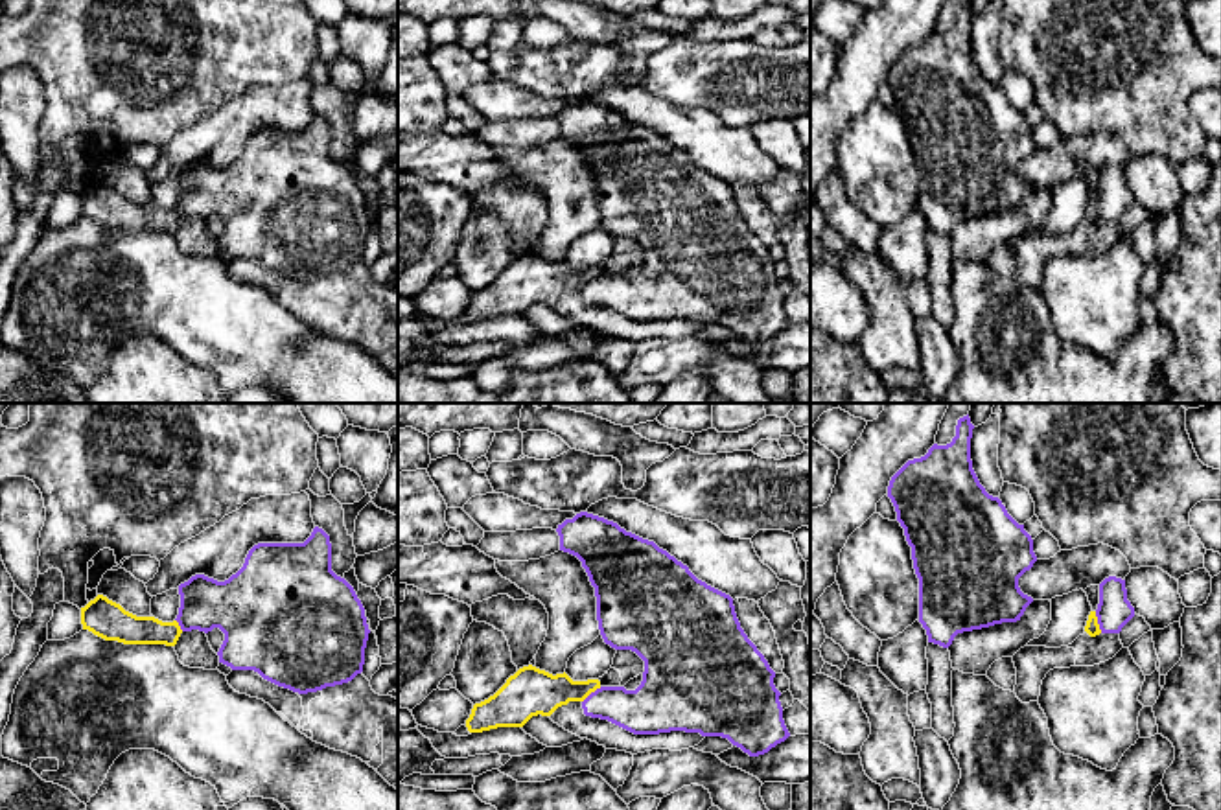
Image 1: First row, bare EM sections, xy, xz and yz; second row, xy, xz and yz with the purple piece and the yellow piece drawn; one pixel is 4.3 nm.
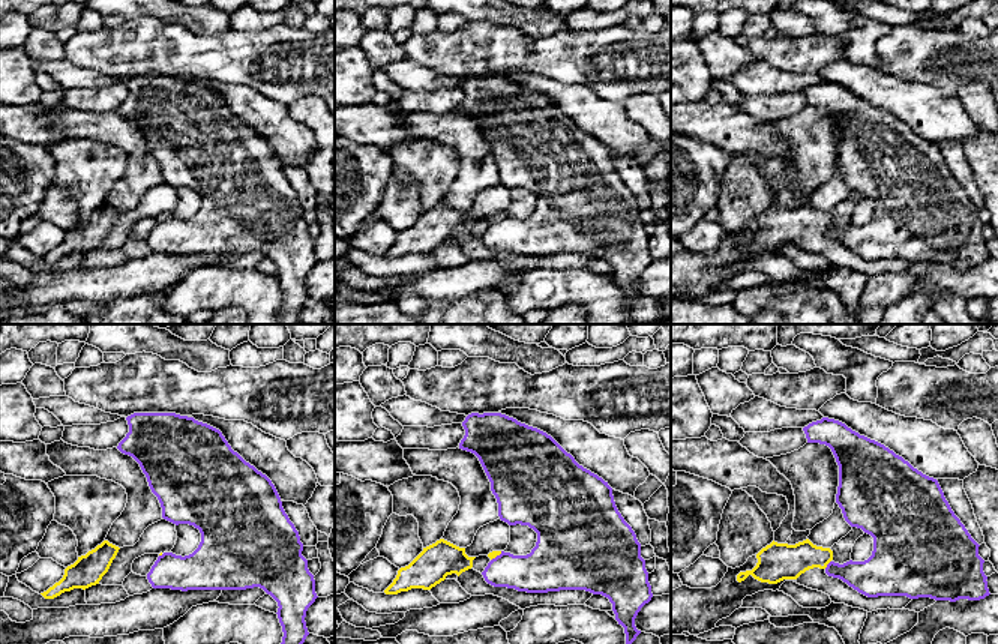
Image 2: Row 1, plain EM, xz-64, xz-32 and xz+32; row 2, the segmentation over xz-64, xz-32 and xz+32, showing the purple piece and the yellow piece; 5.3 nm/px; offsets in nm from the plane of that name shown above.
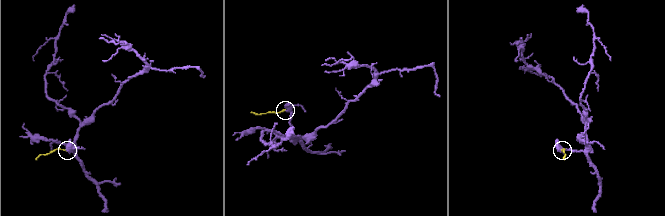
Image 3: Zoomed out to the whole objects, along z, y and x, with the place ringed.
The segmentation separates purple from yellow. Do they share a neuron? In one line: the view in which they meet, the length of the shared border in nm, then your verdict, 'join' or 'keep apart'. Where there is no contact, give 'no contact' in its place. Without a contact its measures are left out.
meets purple in yz; contact 100 nm long; keep apart

